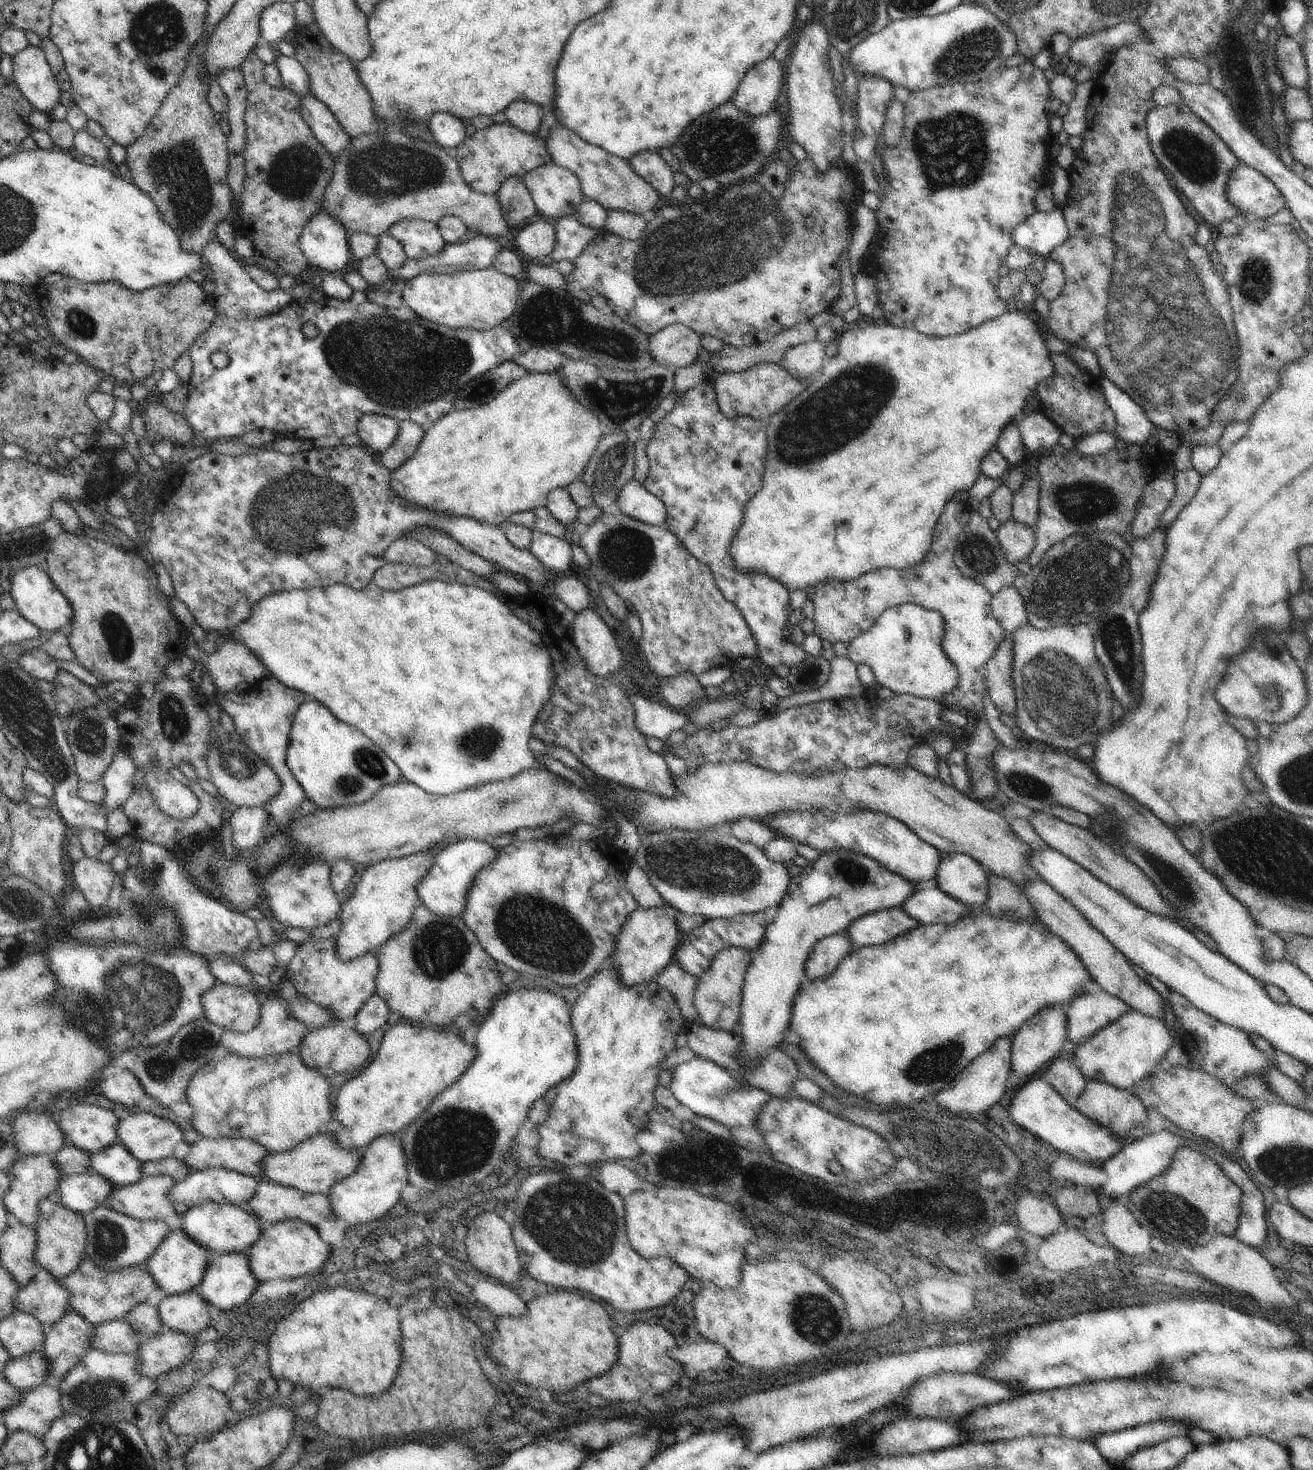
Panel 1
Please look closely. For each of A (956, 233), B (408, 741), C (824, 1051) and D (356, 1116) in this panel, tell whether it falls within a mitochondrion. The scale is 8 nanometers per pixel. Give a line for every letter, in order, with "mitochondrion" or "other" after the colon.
A: other
B: mitochondrion
C: other
D: other

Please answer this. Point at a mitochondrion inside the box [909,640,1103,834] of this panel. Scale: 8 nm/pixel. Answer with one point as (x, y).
(1027, 785)

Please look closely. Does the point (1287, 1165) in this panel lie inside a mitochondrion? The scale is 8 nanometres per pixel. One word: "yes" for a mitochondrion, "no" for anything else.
yes

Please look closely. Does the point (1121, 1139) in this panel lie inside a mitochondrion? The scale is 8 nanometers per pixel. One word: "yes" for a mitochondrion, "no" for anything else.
no

